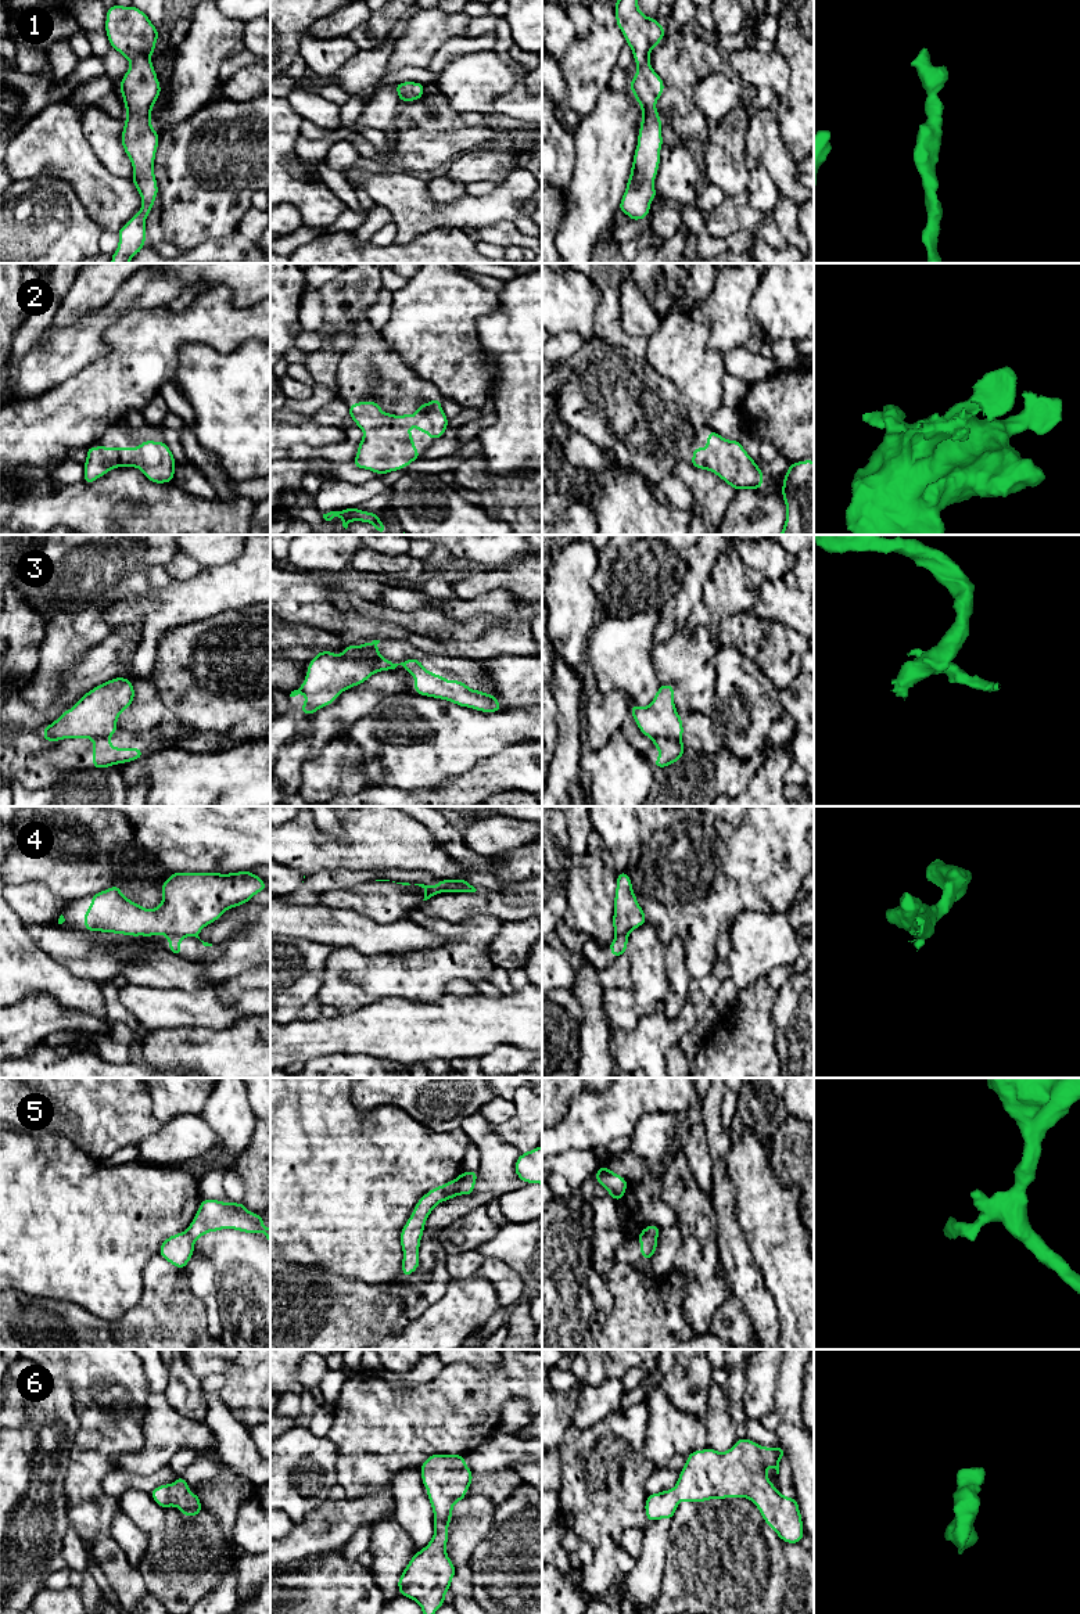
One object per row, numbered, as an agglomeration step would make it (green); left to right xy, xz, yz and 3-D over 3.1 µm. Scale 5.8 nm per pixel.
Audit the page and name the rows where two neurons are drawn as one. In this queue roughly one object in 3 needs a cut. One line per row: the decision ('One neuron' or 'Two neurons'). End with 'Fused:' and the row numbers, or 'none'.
1: One neuron
2: One neuron
3: Two neurons
4: One neuron
5: Two neurons
6: One neuron
Fused: 3, 5

